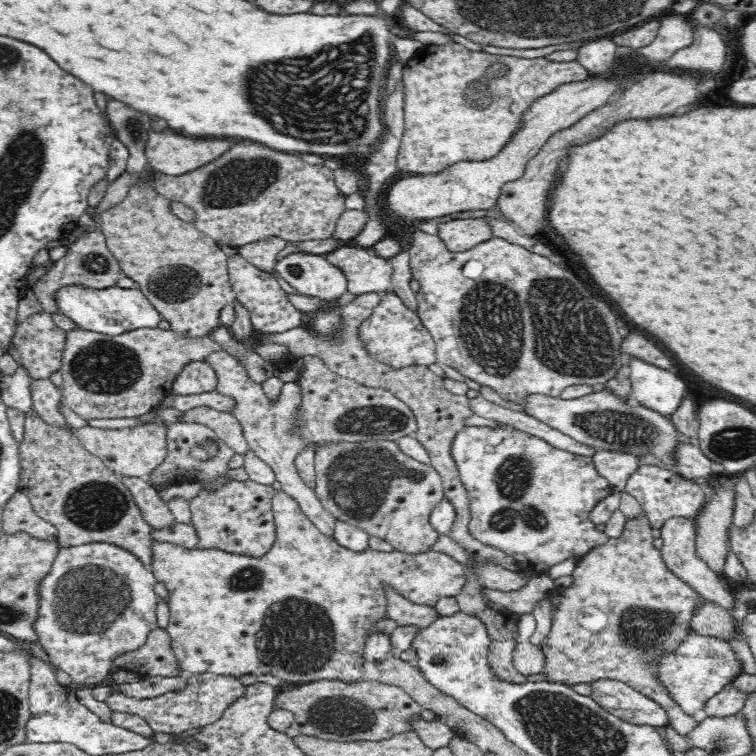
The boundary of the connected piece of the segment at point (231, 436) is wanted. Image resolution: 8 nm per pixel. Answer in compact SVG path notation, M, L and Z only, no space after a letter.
M196 406L182 413L176 420L176 423L178 422L188 422L188 424L192 422L207 427L211 432L218 434L219 440L231 445L235 453L242 457L251 450L242 434L242 427L230 413L219 412L210 406Z

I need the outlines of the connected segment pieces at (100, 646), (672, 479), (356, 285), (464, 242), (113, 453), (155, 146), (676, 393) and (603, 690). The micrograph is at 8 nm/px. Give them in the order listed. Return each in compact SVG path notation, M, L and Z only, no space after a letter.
M91 543L69 548L60 547L60 552L58 552L56 560L51 564L50 570L37 582L38 617L34 619L33 629L36 630L37 641L40 642L42 648L46 651L50 664L70 676L72 685L68 687L68 690L71 693L76 694L78 686L83 686L84 688L105 683L107 674L114 667L112 660L126 651L137 649L148 638L148 635L158 627L156 608L158 608L159 597L155 590L156 583L157 580L152 568L147 568L143 562L136 559L136 556L118 546L107 543Z
M643 462L628 480L625 491L636 497L653 528L662 528L669 518L696 518L702 512L702 506L706 506L709 493L705 482L686 479L668 469Z
M343 243L338 250L324 256L348 279L348 290L354 296L384 293L391 289L393 268L388 259L374 258L366 248Z
M483 218L453 219L437 224L437 235L450 252L466 252L474 246L493 238L490 227Z
M140 424L134 428L110 430L84 426L74 430L80 443L118 476L147 479L169 456L169 428L166 424Z
M150 130L145 156L155 171L178 176L204 166L230 148L230 140L194 138Z
M636 357L631 359L630 370L629 377L636 402L666 416L666 419L680 409L686 396L686 386L680 376Z
M601 678L590 683L592 697L610 714L637 725L667 726L665 710L654 699L633 690L625 682Z

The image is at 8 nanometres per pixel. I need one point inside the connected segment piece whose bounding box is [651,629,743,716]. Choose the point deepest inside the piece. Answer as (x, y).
(700, 667)

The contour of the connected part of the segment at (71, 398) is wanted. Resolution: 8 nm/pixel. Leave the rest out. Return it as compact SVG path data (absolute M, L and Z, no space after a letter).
M159 327L129 330L116 336L82 328L74 329L66 332L60 370L63 380L62 400L67 407L85 420L135 418L156 409L158 402L171 392L174 379L190 360L204 360L211 352L220 349L221 346L210 336L184 338L172 330L162 330Z

